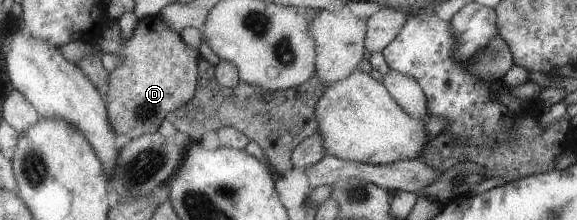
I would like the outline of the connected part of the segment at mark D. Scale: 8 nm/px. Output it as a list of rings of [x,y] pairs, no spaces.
[[[158,16],[138,19],[132,36],[126,41],[122,40],[116,21],[112,18],[108,22],[97,43],[103,54],[118,54],[124,58],[124,62],[109,74],[106,104],[114,134],[135,139],[159,132],[158,128],[169,113],[194,98],[200,52],[186,45],[180,34],[170,30],[170,26],[166,26]]]

